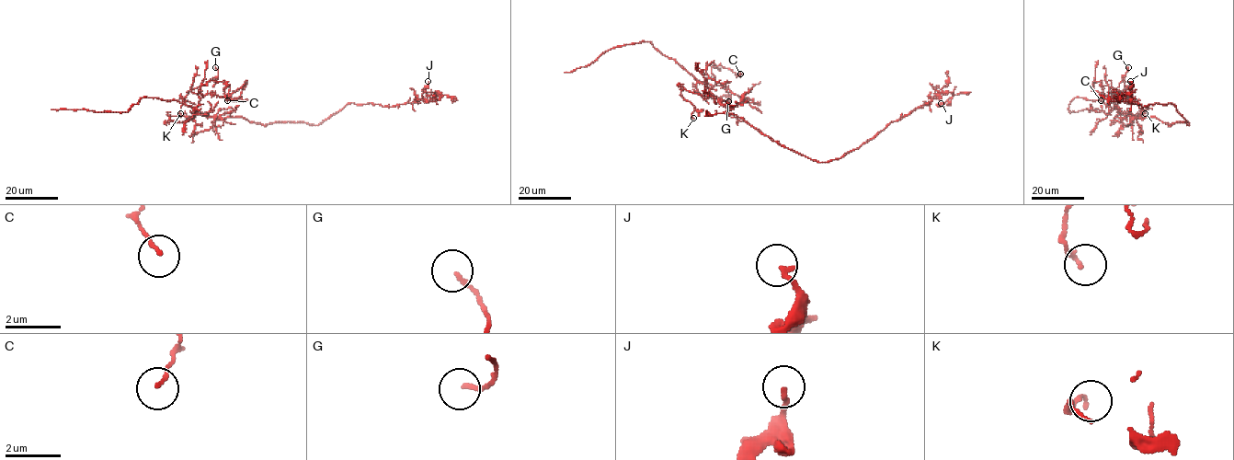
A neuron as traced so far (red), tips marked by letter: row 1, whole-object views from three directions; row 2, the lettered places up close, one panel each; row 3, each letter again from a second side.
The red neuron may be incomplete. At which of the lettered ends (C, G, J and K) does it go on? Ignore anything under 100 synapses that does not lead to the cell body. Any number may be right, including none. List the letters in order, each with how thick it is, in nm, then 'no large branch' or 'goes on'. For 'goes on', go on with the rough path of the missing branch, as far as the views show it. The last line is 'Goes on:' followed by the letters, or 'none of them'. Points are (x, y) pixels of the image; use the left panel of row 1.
C: 120 nm | no large branch
G: 140 nm | no large branch
J: 180 nm | no large branch
K: 140 nm | no large branch
Goes on: none of them

